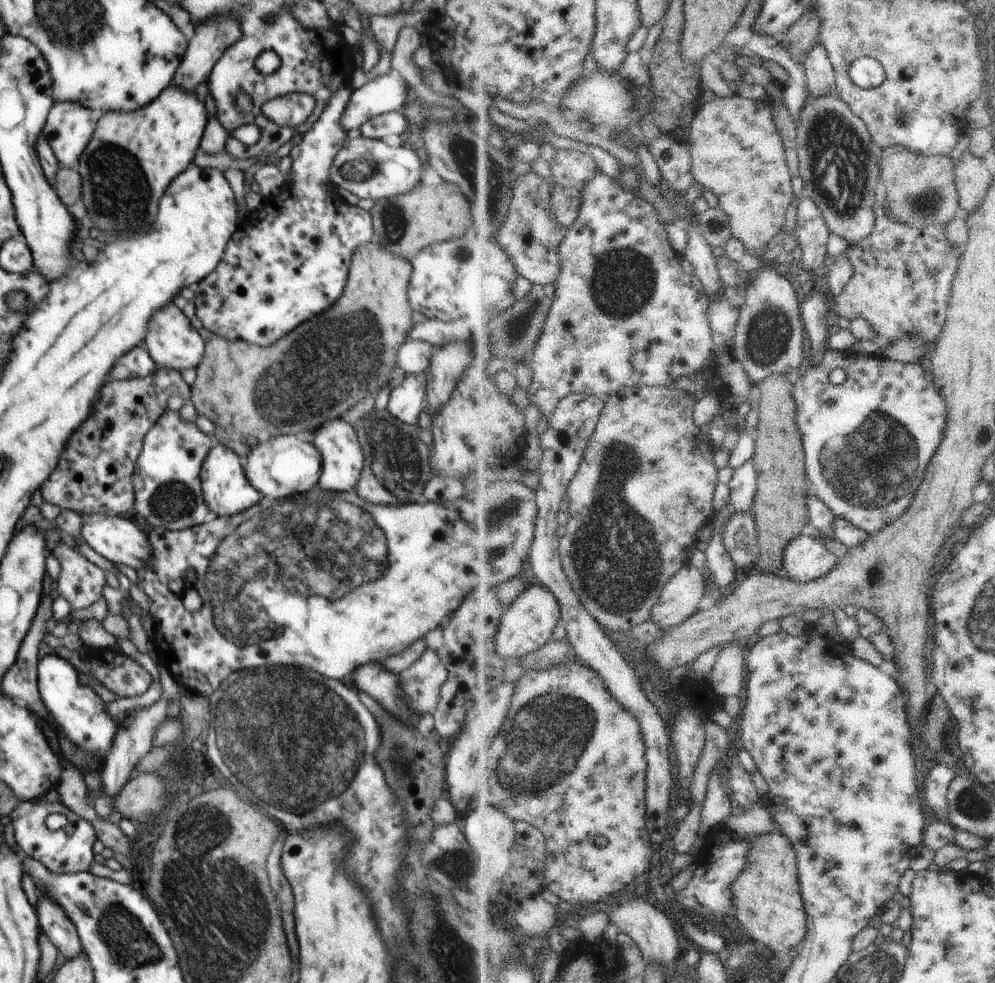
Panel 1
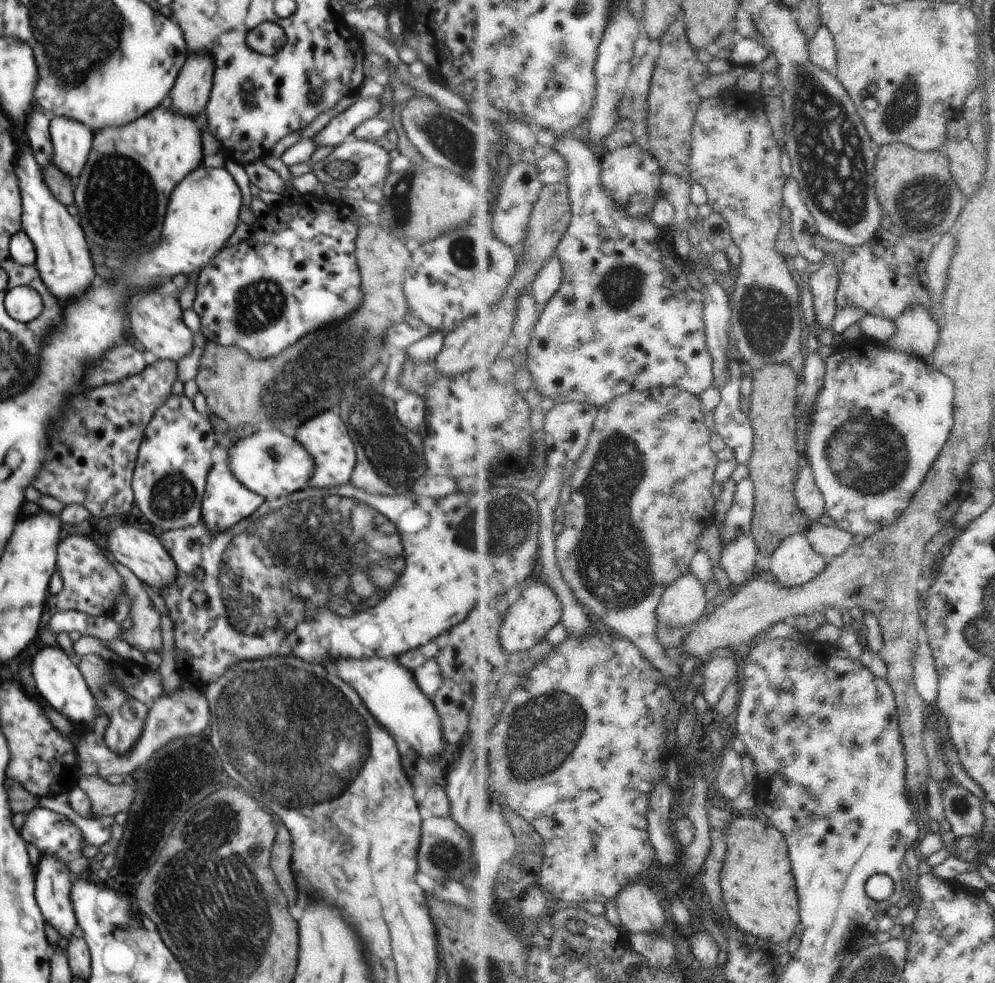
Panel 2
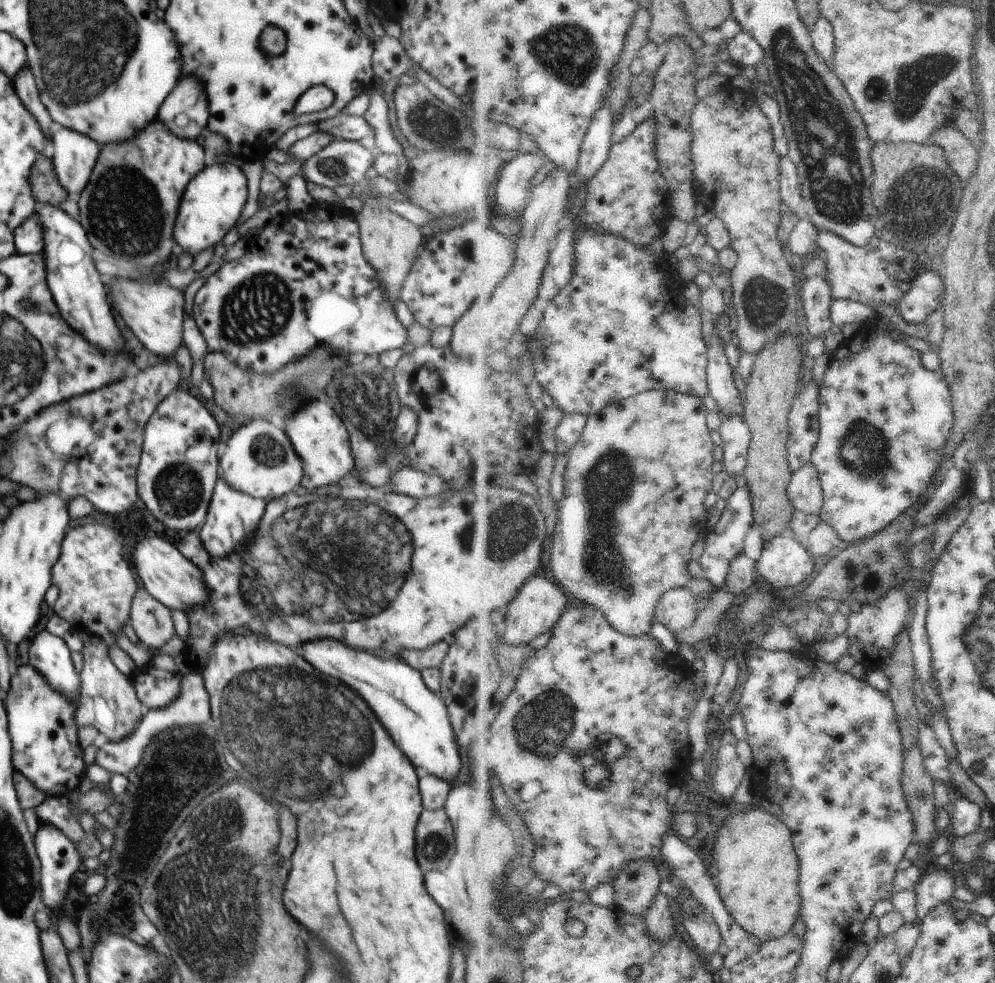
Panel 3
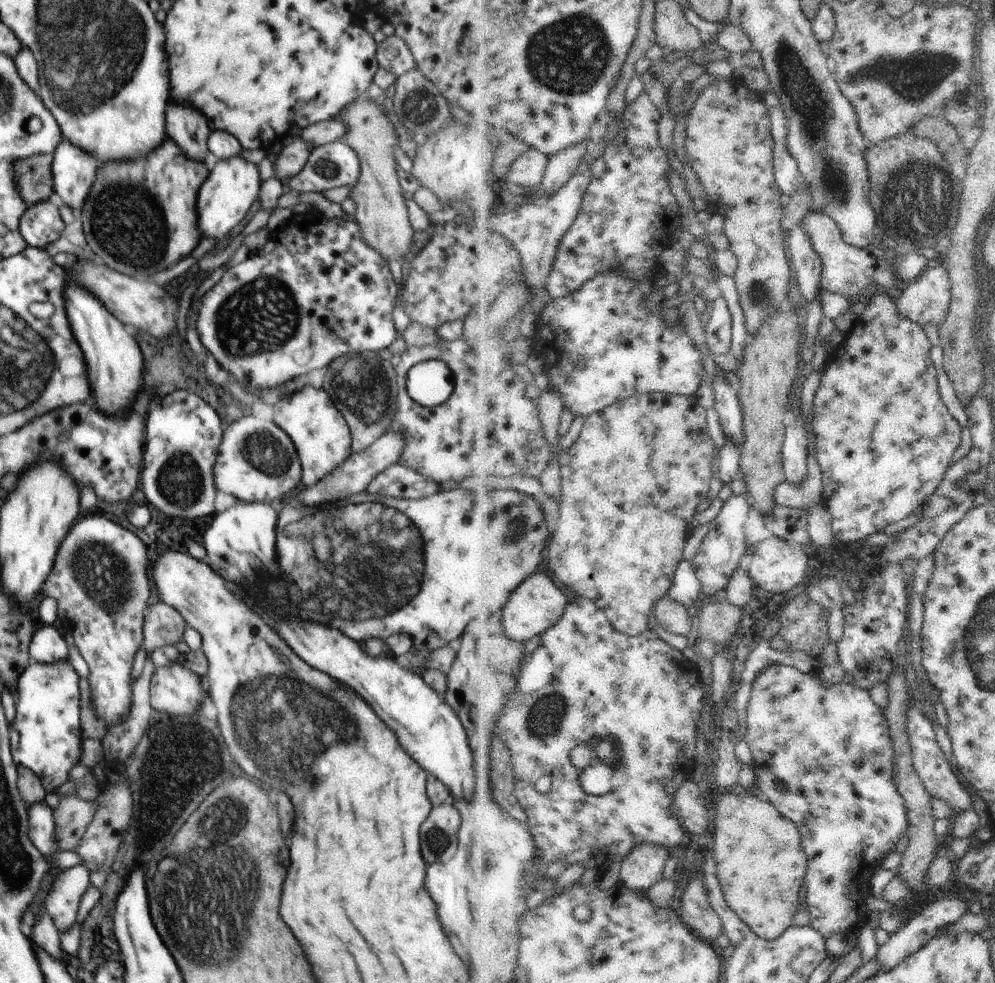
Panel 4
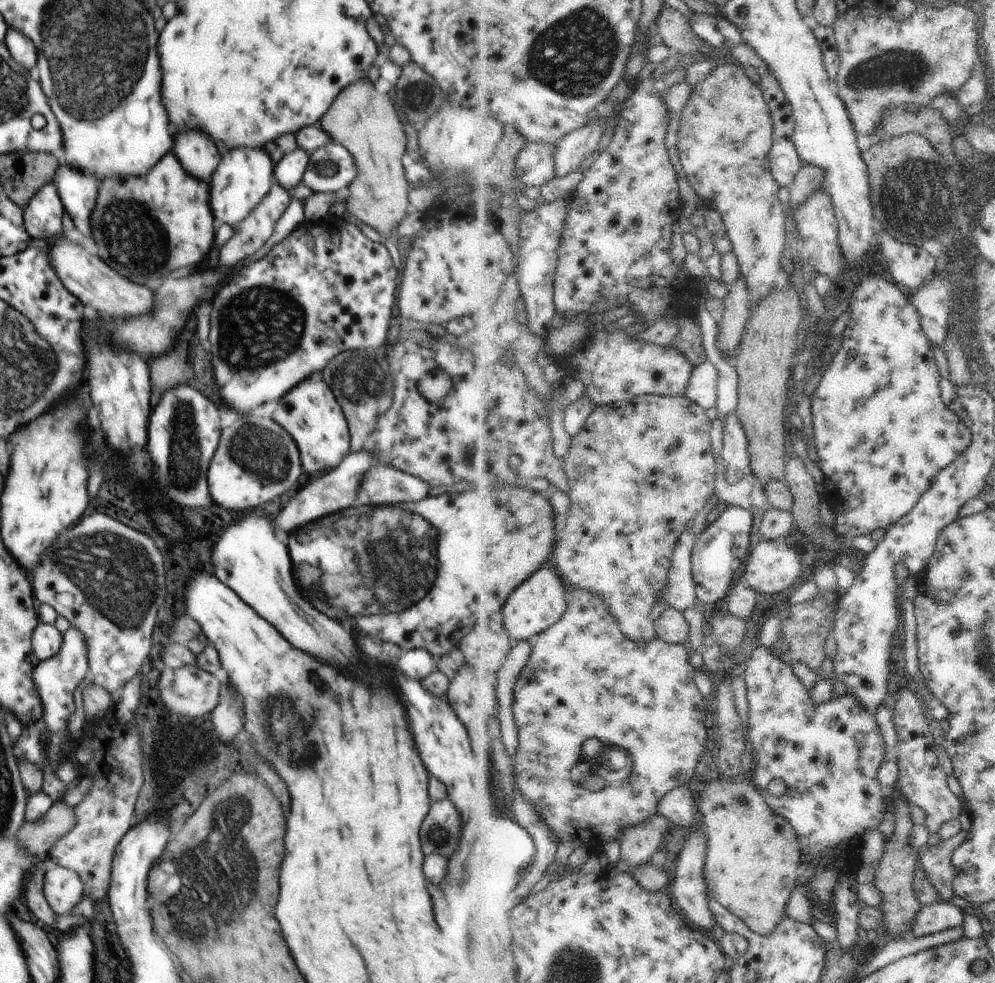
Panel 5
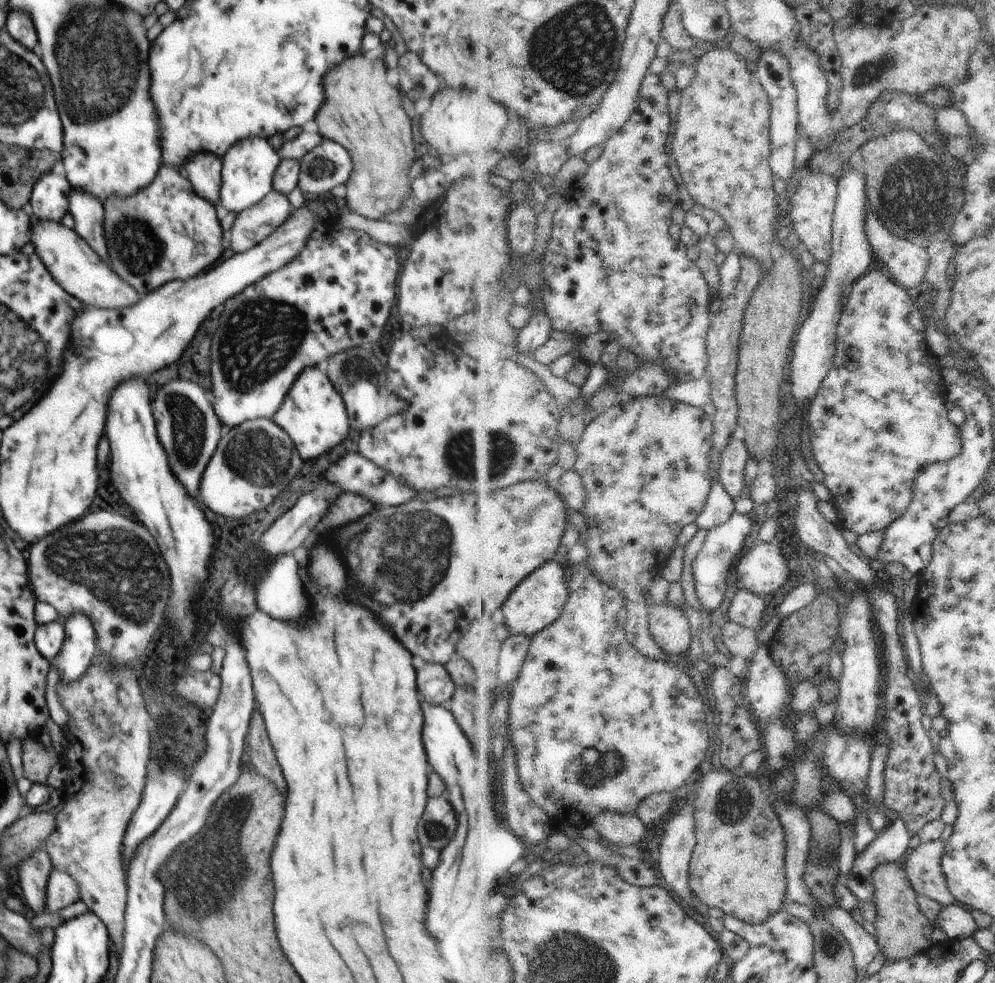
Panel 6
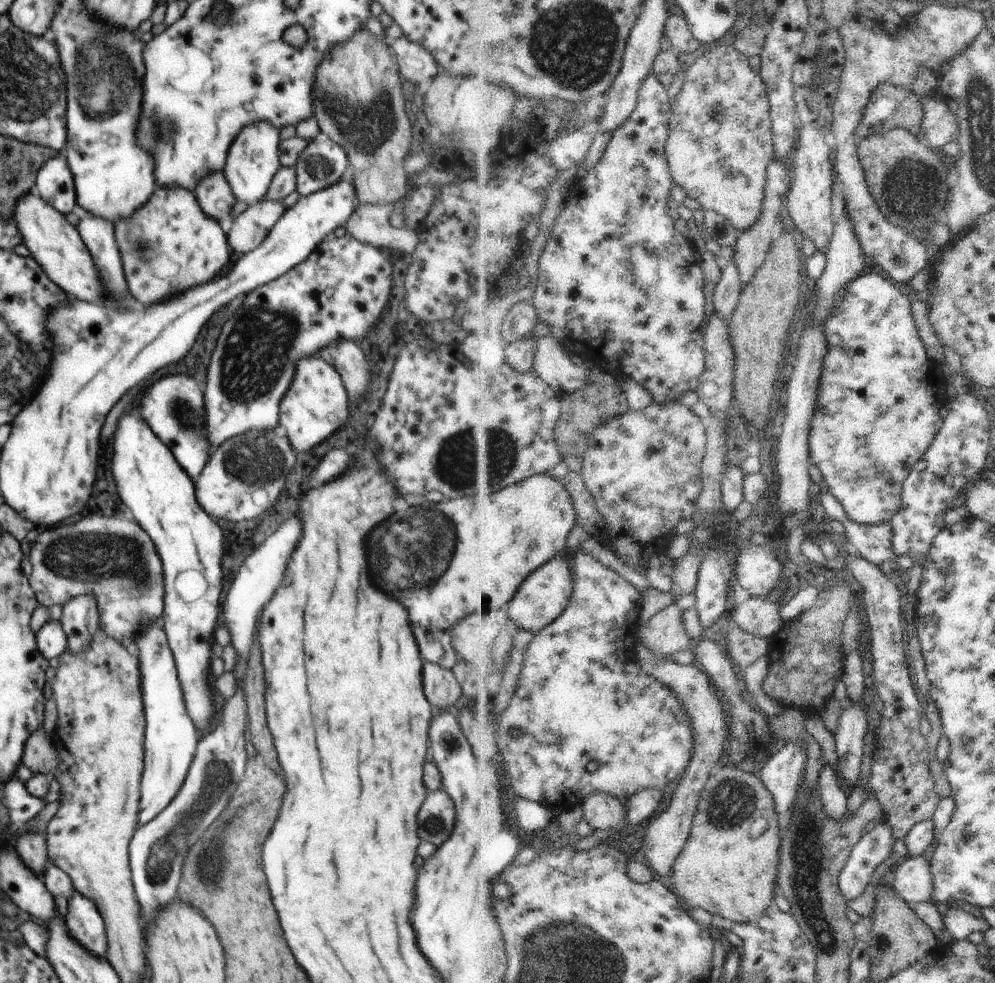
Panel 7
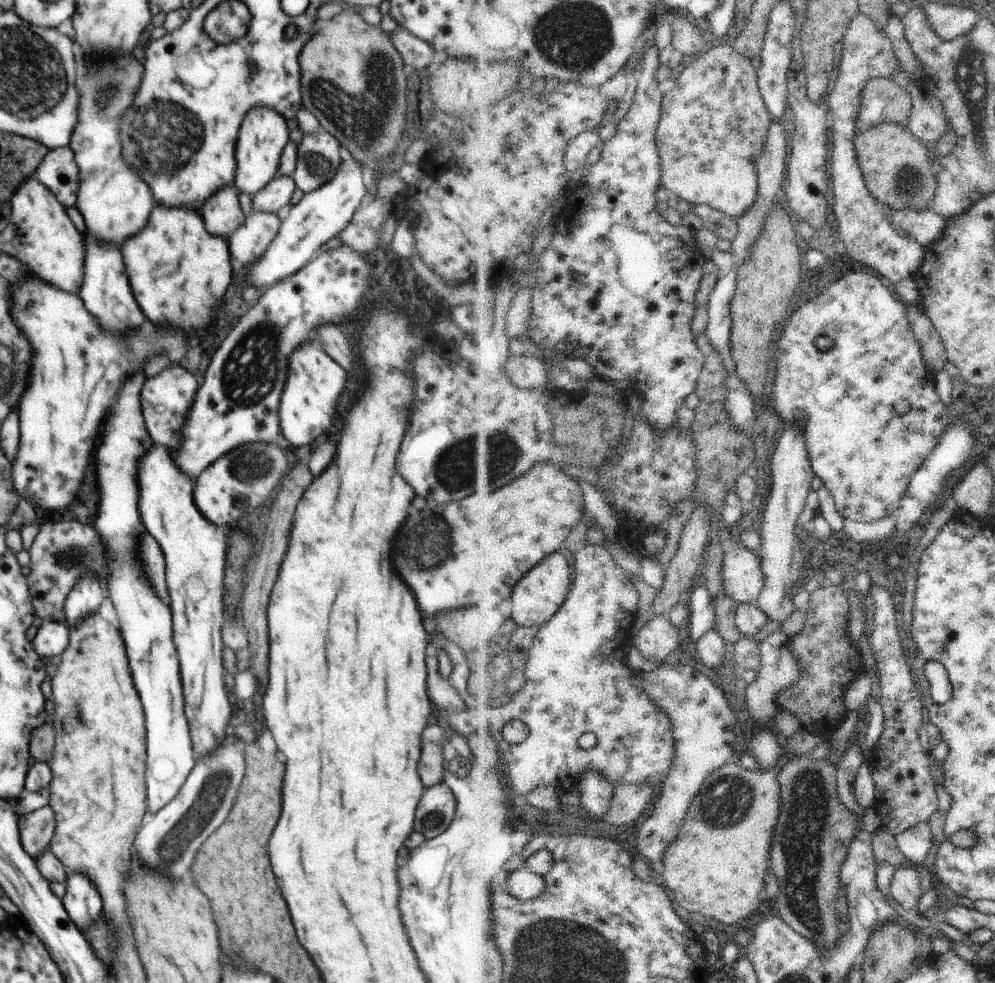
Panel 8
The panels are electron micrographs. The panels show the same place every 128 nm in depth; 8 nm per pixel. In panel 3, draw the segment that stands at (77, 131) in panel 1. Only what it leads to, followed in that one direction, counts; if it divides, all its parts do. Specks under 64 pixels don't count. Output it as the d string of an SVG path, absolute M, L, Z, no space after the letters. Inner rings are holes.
M62 126L55 127L51 140L52 146L54 146L54 154L51 157L51 161L60 186L64 188L68 195L81 194L84 186L90 180L92 169L98 160L101 148L90 137Z

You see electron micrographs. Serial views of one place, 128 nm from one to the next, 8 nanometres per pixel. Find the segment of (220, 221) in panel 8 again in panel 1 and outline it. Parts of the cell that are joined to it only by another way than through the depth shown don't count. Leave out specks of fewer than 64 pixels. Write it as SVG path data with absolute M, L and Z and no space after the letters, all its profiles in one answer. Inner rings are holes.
M226 14L226 18L200 22L194 30L194 36L187 42L187 50L178 71L175 73L173 84L176 84L178 88L184 88L184 92L194 92L202 82L206 82L210 70L214 68L216 60L224 54L224 50L232 46L236 40L240 40L240 36L242 36L242 32L240 32L238 22L228 18L228 14Z

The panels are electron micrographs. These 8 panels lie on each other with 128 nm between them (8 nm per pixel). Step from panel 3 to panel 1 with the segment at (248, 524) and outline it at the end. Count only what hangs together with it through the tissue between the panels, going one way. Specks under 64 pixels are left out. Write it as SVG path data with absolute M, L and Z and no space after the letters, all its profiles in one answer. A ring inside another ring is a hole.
M215 442L200 468L203 498L208 508L218 516L233 516L258 504L262 496L254 488L244 473L241 458L227 446Z

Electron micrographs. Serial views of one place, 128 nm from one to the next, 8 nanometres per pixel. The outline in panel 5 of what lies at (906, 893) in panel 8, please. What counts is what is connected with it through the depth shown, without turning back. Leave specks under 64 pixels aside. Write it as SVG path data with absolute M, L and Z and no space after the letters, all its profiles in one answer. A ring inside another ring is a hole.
M960 831L956 836L943 839L939 844L925 847L920 855L920 868L924 870L926 878L930 880L942 901L950 902L955 896L952 880L956 870L952 866L951 856L966 835L966 832Z

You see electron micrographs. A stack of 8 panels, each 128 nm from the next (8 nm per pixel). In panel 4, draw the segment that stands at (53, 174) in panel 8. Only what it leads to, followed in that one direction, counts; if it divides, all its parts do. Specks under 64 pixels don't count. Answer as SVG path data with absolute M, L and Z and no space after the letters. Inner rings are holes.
M46 199L45 201L29 205L27 210L24 211L19 220L19 231L30 247L44 249L47 244L58 240L60 236L64 235L65 224L60 217L58 208L50 199Z

